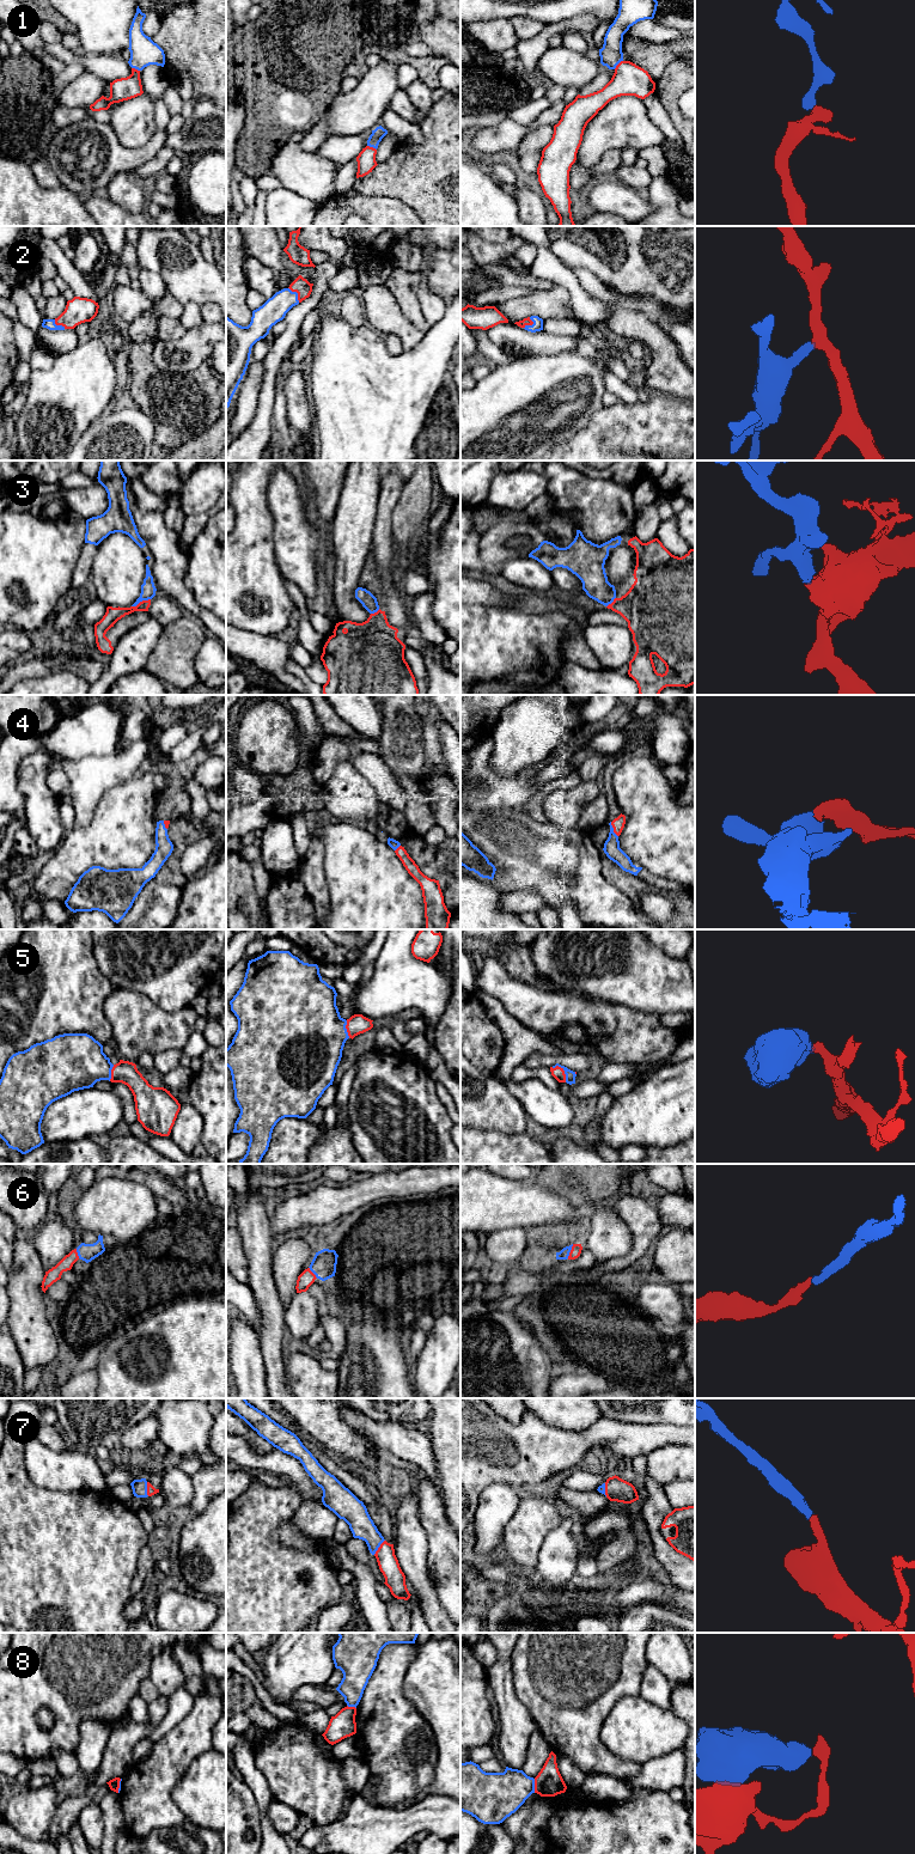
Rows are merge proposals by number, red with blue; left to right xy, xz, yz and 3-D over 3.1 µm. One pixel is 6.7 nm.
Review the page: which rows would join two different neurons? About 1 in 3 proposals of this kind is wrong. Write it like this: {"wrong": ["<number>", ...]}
{"wrong": ["8"]}

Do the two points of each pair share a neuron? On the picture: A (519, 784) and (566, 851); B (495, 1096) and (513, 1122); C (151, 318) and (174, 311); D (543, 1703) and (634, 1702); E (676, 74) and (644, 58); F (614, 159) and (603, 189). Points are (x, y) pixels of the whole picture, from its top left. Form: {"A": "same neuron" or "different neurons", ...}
{"A": "different neurons", "B": "same neuron", "C": "same neuron", "D": "different neurons", "E": "different neurons", "F": "different neurons"}

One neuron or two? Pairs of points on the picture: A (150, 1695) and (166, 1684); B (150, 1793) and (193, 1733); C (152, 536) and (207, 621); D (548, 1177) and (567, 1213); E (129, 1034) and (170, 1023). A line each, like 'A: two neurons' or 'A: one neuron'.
A: two neurons
B: one neuron
C: one neuron
D: two neurons
E: one neuron

